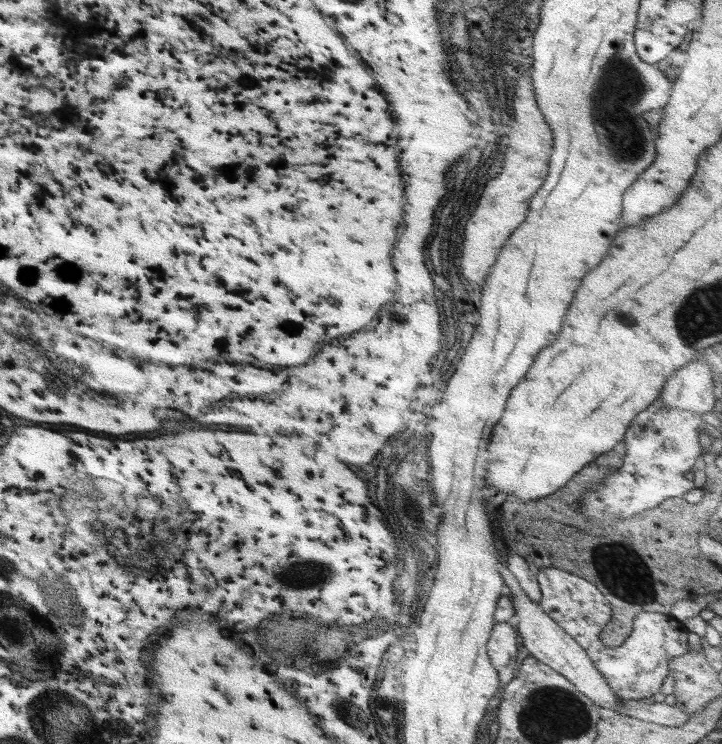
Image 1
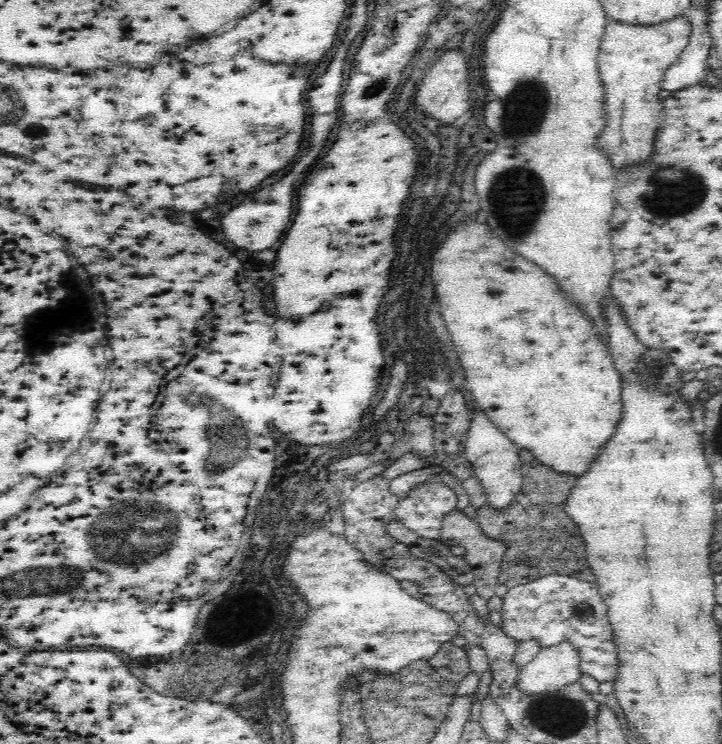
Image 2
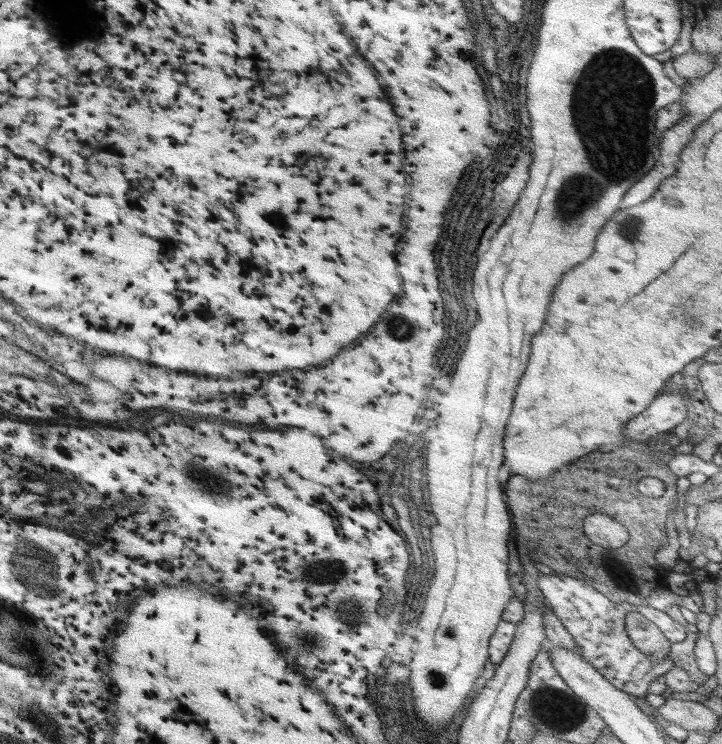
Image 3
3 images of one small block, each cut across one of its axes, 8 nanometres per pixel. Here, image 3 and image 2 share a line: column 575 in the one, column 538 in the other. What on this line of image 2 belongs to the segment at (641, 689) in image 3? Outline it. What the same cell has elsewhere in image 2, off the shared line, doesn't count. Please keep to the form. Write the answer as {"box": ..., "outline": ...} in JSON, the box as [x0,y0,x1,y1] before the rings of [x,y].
{"box":[499,574,620,684],"outline":[[[548,574],[529,584],[510,589],[502,597],[499,612],[502,618],[499,629],[517,644],[533,640],[542,650],[567,642],[578,653],[582,676],[594,678],[600,684],[616,682],[620,666],[614,644],[614,630],[597,583]]]}

